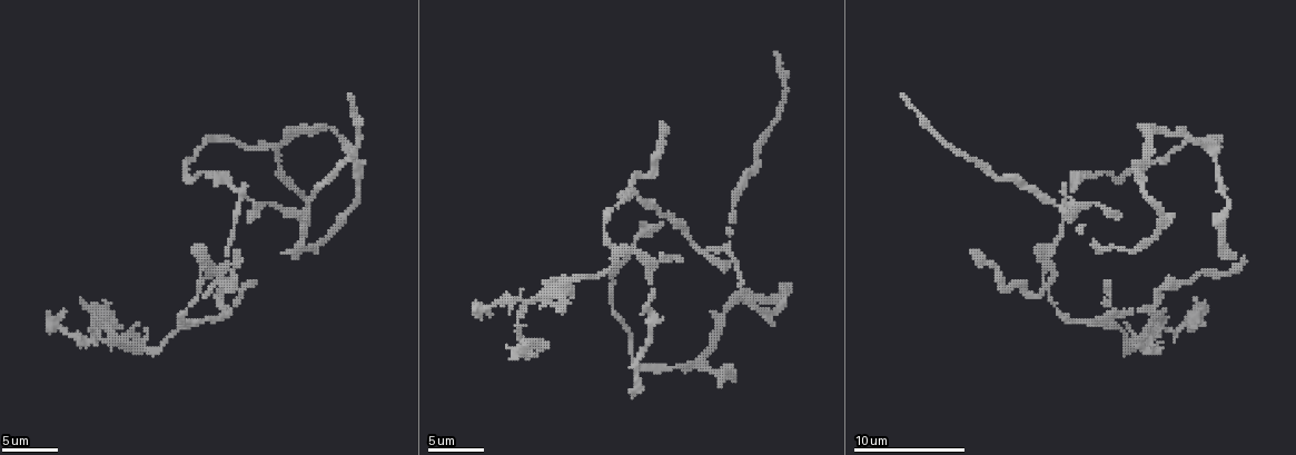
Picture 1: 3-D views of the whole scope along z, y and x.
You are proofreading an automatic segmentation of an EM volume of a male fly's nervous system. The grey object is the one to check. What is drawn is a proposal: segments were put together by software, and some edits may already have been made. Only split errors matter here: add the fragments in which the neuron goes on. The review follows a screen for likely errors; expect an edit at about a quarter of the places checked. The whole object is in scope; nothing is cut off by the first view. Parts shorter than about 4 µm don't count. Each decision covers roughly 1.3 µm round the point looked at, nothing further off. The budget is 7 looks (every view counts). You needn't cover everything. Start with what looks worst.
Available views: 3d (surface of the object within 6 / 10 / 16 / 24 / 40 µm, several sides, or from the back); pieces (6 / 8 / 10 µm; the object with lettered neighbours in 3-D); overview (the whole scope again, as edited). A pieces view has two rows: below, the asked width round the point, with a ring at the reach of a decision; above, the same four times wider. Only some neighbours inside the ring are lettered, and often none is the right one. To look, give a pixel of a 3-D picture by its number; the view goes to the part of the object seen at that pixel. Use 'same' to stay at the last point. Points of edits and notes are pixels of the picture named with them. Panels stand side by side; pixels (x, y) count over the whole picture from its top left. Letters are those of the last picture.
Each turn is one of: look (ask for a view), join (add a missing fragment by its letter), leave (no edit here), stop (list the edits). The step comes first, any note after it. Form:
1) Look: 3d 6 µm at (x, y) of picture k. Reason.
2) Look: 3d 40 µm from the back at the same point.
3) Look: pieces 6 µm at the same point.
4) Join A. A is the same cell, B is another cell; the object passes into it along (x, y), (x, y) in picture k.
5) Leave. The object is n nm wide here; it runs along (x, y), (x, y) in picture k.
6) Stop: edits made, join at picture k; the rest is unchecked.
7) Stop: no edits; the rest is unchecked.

Look: pieces 10 µm at (901, 97) of picture 1. Free end.

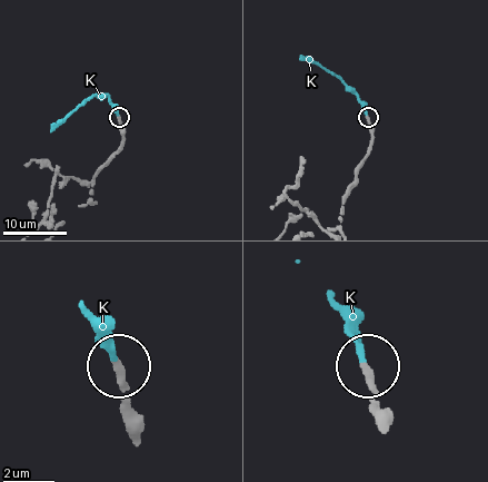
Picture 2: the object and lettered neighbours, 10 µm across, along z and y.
Join K. K is the same cell; the object passes into it along (138, 422), (122, 372), (112, 358), (110, 333), (87, 307) in picture 2; it goes on there.

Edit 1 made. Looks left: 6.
Look: pieces 6 µm at (1196, 299) of picture 1. Branch stops here.

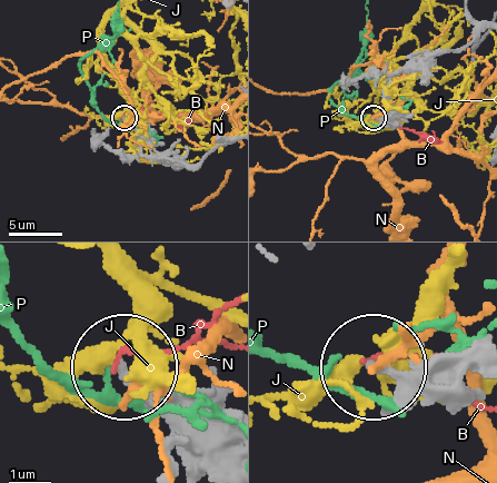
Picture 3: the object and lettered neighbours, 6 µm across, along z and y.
Leave. B, J, N and P are other cells; none of them fits.

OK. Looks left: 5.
Look: pieces 10 µm at (975, 254) of picture 1. An open end.

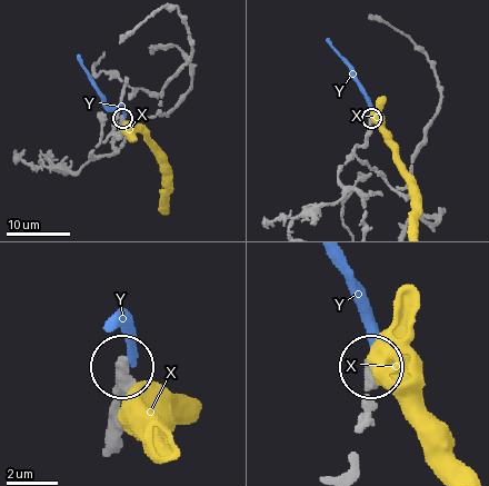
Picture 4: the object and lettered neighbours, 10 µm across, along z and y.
Leave. X and Y are other cells; it runs along (110, 416), (121, 367) in picture 4; no lettered fragment goes on from it.

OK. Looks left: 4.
Stop: edits made, join at picture 2; the rest is unchecked.

